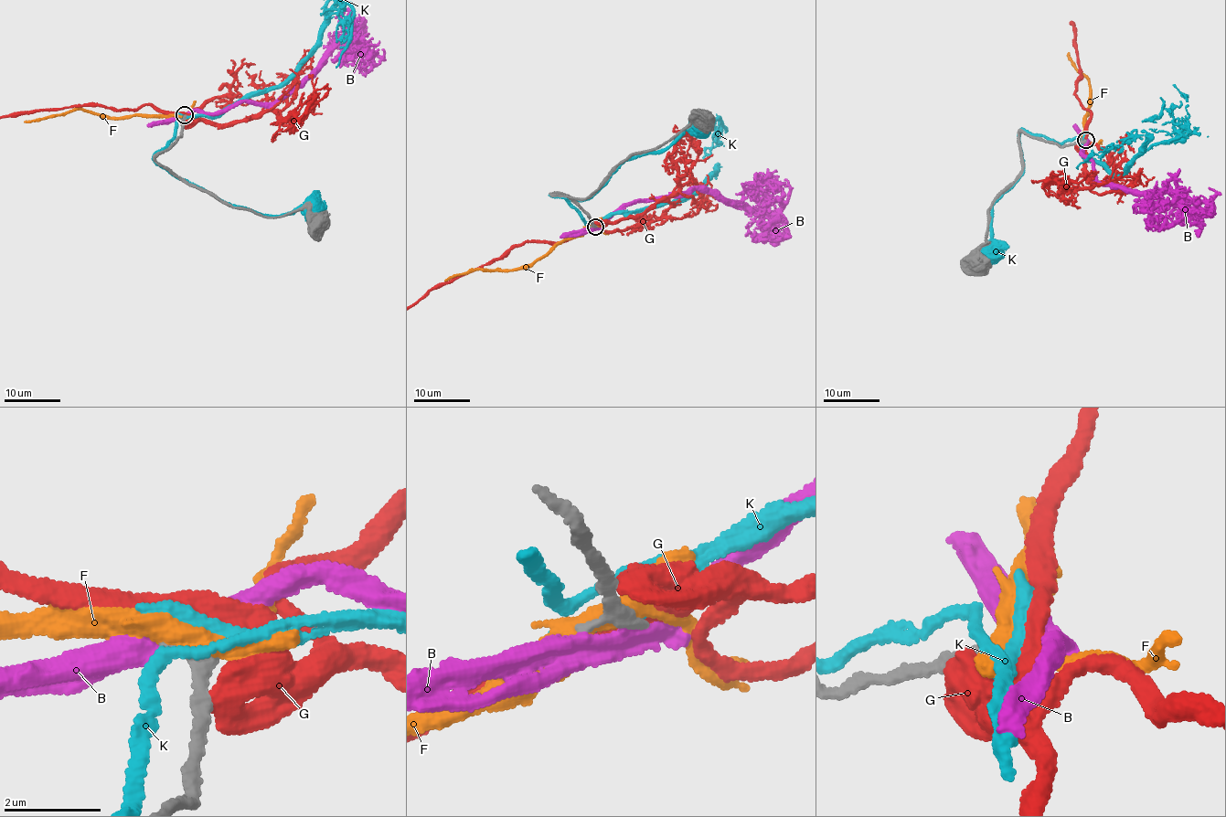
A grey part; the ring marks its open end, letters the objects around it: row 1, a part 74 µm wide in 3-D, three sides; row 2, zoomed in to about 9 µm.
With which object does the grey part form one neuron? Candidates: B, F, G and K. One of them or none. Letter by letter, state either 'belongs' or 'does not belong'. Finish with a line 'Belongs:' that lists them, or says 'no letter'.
B: does not belong
F: does not belong
G: does not belong
K: does not belong
Belongs: no letter

